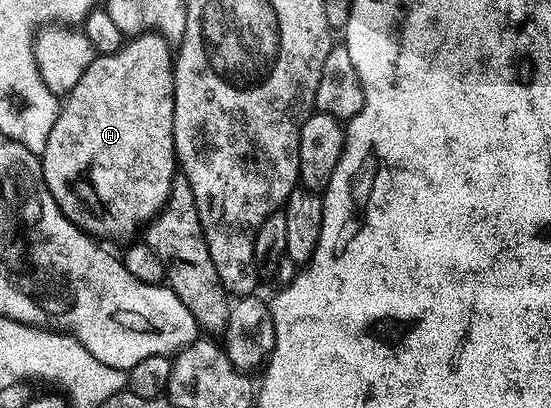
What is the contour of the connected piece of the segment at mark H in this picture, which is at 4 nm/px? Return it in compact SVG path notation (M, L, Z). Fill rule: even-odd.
M146 31L140 35L133 35L112 53L97 54L88 60L88 68L78 83L74 85L68 95L63 96L60 104L60 113L54 121L54 129L50 129L50 137L46 141L46 149L38 156L40 168L44 174L46 185L58 201L58 209L76 227L82 227L89 236L101 235L104 239L120 239L123 235L132 235L139 232L144 222L147 222L168 200L168 193L172 187L172 180L177 176L178 164L176 150L172 140L174 129L174 47L169 40L155 31Z

